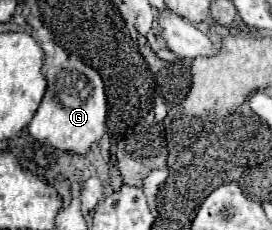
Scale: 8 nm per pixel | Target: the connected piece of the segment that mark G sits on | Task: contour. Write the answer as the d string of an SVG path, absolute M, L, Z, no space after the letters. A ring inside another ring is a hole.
M69 56L69 60L61 66L47 68L45 76L47 92L27 126L29 134L53 148L73 154L87 154L107 130L107 96L101 74L87 66L79 56Z

